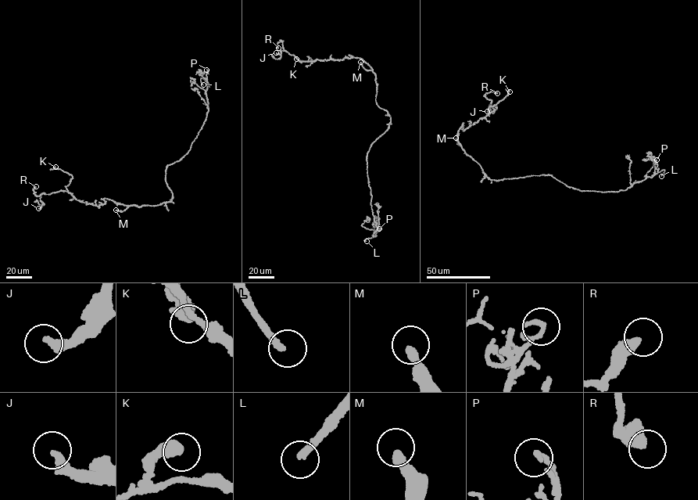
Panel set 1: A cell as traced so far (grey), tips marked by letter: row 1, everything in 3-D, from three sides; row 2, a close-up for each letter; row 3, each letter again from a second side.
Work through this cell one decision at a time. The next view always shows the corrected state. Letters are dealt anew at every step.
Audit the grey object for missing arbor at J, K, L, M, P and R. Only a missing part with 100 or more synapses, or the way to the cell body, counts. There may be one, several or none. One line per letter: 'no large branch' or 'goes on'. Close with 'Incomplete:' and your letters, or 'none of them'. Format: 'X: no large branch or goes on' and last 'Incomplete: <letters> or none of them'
J: no large branch
K: no large branch
L: goes on
M: no large branch
P: no large branch
R: no large branch
Incomplete: L

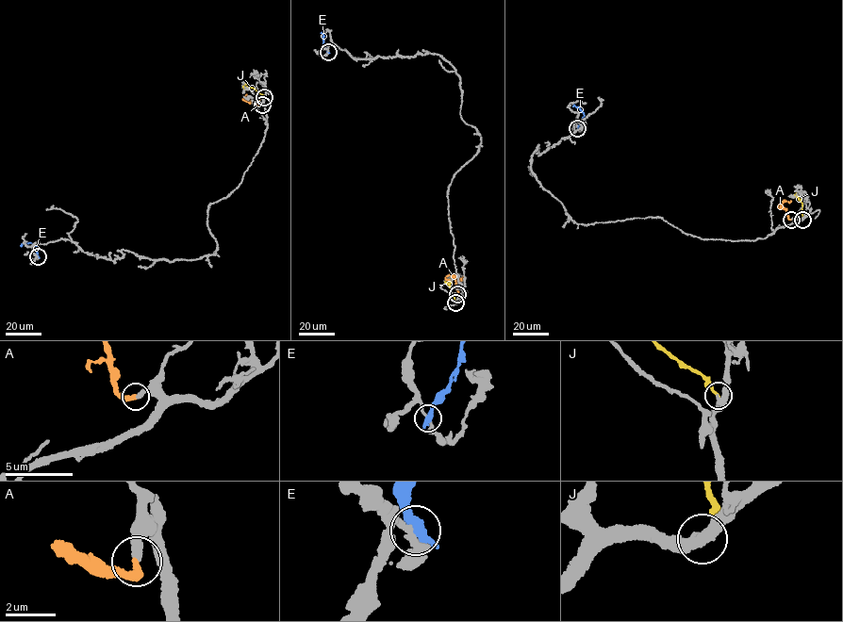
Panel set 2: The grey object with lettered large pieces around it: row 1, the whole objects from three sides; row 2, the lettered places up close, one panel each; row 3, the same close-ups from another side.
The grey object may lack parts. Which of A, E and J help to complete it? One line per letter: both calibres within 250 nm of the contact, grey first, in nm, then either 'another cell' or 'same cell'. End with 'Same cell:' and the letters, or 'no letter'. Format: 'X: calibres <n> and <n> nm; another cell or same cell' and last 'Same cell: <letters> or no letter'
A: calibres 320 and 300 nm; same cell
E: calibres 240 and 480 nm; another cell
J: calibres 300 and 220 nm; another cell
Same cell: A

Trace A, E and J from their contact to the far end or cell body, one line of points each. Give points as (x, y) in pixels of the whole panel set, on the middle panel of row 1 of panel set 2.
A: (457, 294), (454, 277), (445, 277), (450, 279)
E: (328, 52), (321, 32)
J: (455, 302), (448, 277)

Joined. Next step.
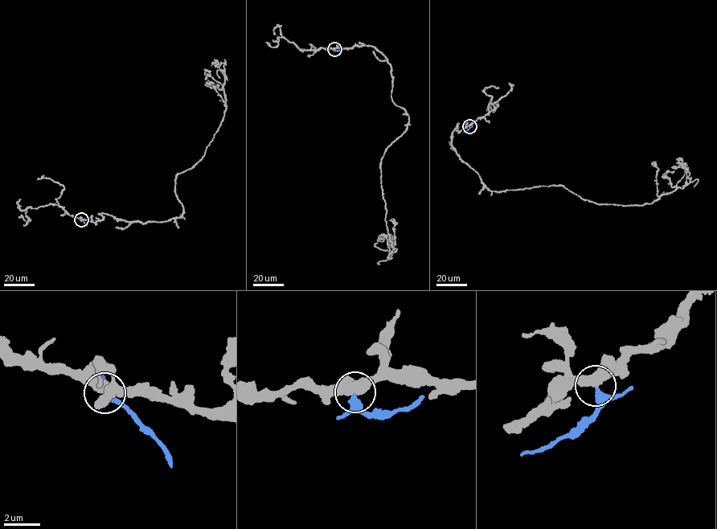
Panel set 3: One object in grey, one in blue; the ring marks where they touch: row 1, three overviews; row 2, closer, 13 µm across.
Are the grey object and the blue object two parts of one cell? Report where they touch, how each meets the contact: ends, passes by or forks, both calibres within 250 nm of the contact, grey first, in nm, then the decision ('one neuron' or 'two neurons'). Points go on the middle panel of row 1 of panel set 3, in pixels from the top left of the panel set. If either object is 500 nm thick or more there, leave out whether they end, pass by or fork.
at (334, 49); 500 nm thick on the grey side, 240 nm on the other; two neurons

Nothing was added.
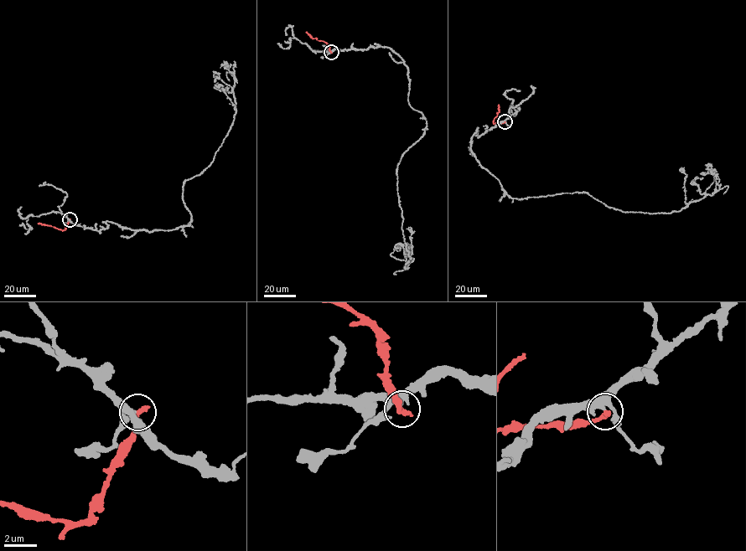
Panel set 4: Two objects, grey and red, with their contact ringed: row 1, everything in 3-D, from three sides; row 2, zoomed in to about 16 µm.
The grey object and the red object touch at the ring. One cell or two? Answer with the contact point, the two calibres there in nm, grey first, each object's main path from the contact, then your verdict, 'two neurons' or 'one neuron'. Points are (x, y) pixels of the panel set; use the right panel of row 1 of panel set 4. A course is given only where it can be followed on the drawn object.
(505, 121) | 280/320 nm | grey via (505, 121), (477, 129), (469, 145), (514, 198), (583, 192), (626, 213), (670, 213), (716, 191), (711, 164) | red via (505, 121), (493, 122), (499, 111), (498, 105) | two neurons

